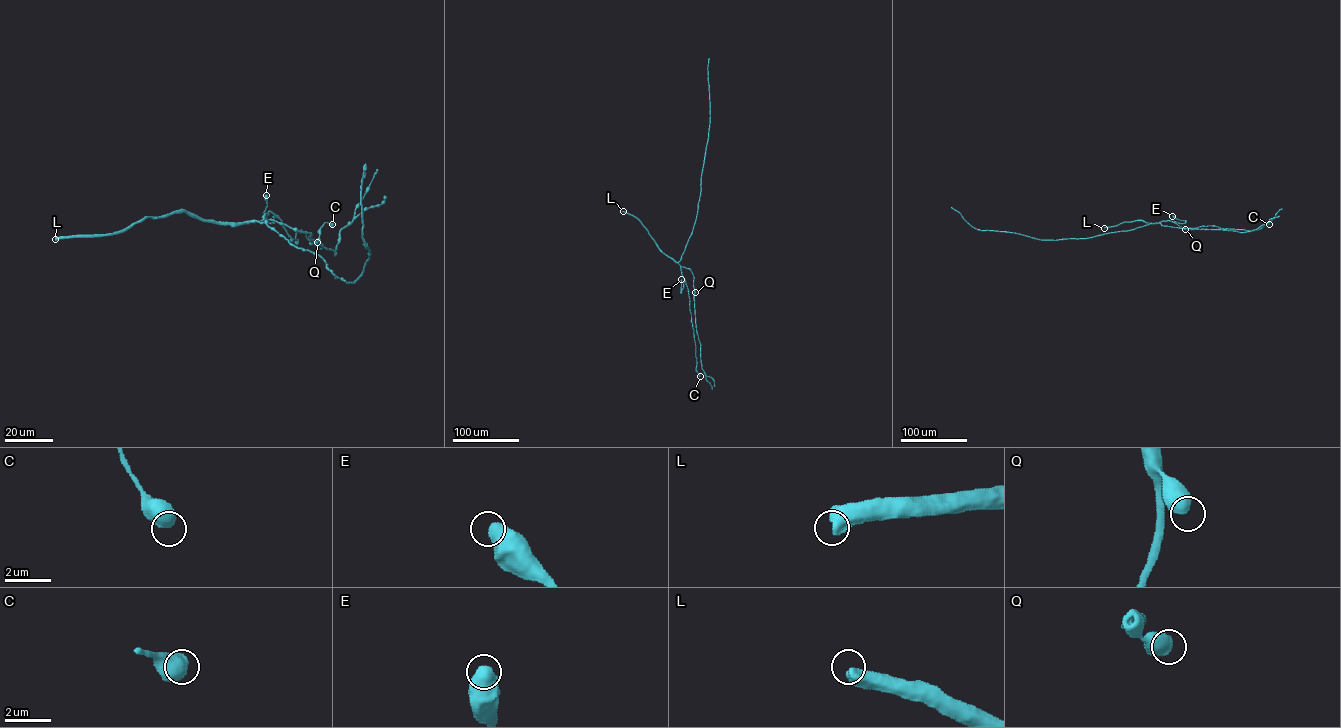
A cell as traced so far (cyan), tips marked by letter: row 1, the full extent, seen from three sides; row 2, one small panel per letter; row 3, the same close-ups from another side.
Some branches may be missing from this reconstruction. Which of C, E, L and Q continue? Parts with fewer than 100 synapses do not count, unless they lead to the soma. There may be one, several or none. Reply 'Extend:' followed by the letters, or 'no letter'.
Extend: no letter

